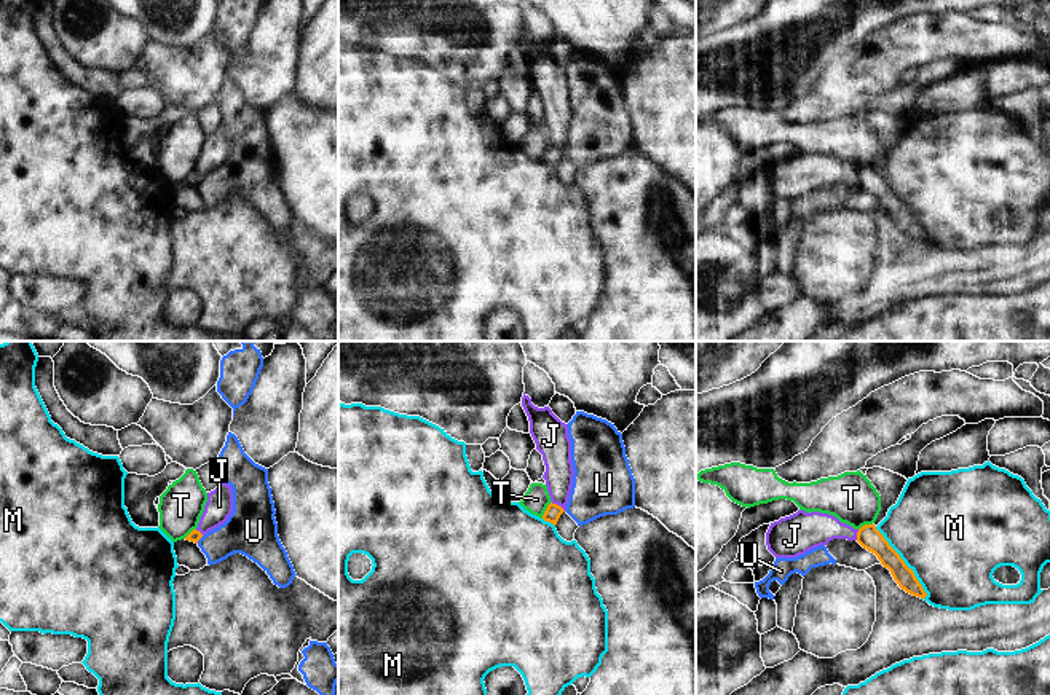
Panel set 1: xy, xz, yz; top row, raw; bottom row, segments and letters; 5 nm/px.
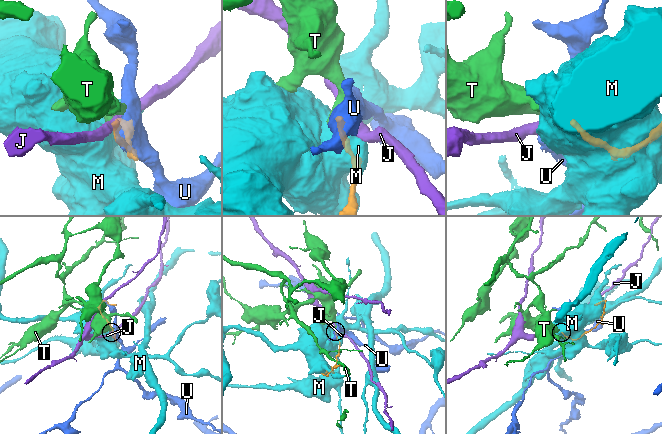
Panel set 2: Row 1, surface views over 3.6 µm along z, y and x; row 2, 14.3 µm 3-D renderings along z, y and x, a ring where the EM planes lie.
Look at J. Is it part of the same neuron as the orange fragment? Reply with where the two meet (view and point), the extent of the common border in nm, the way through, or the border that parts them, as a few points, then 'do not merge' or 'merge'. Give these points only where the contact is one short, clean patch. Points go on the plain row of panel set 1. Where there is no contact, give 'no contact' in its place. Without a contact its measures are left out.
meets orange in xz at (556, 147); contact 80 nm long; border along xz (551, 145), (556, 145), (564, 153); do not merge

